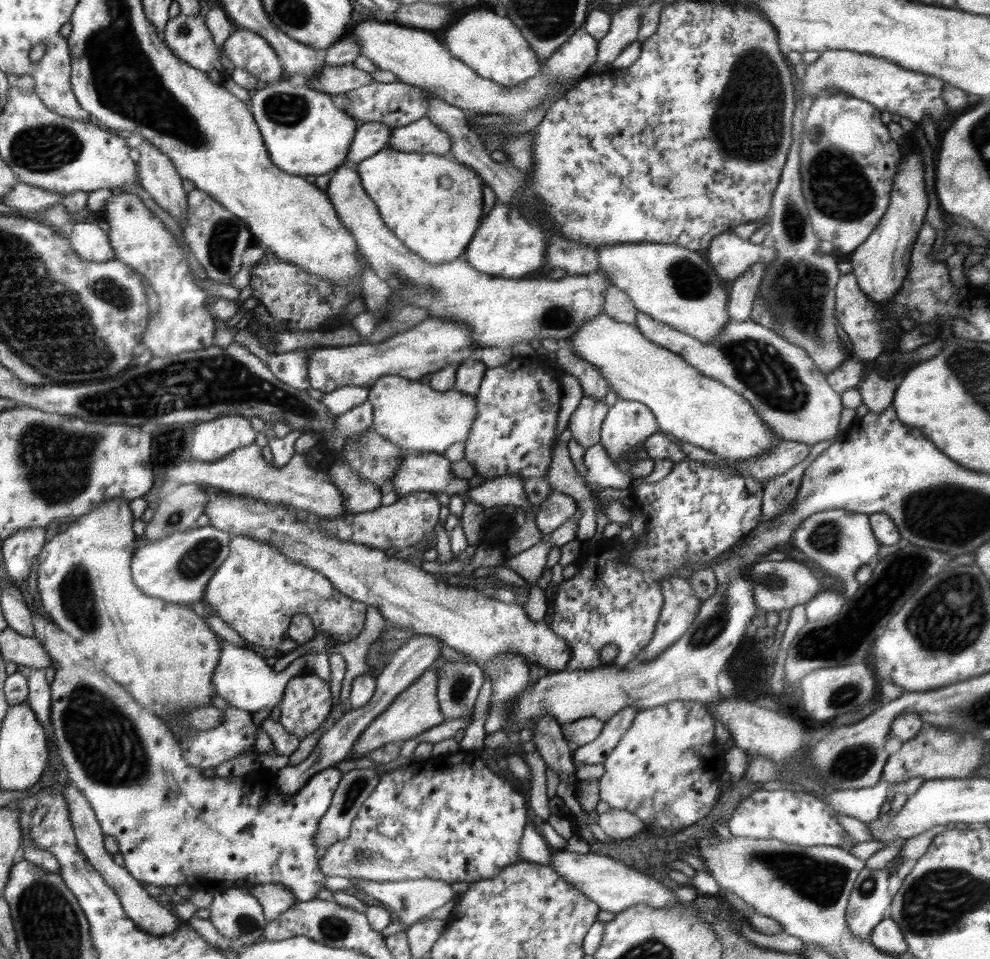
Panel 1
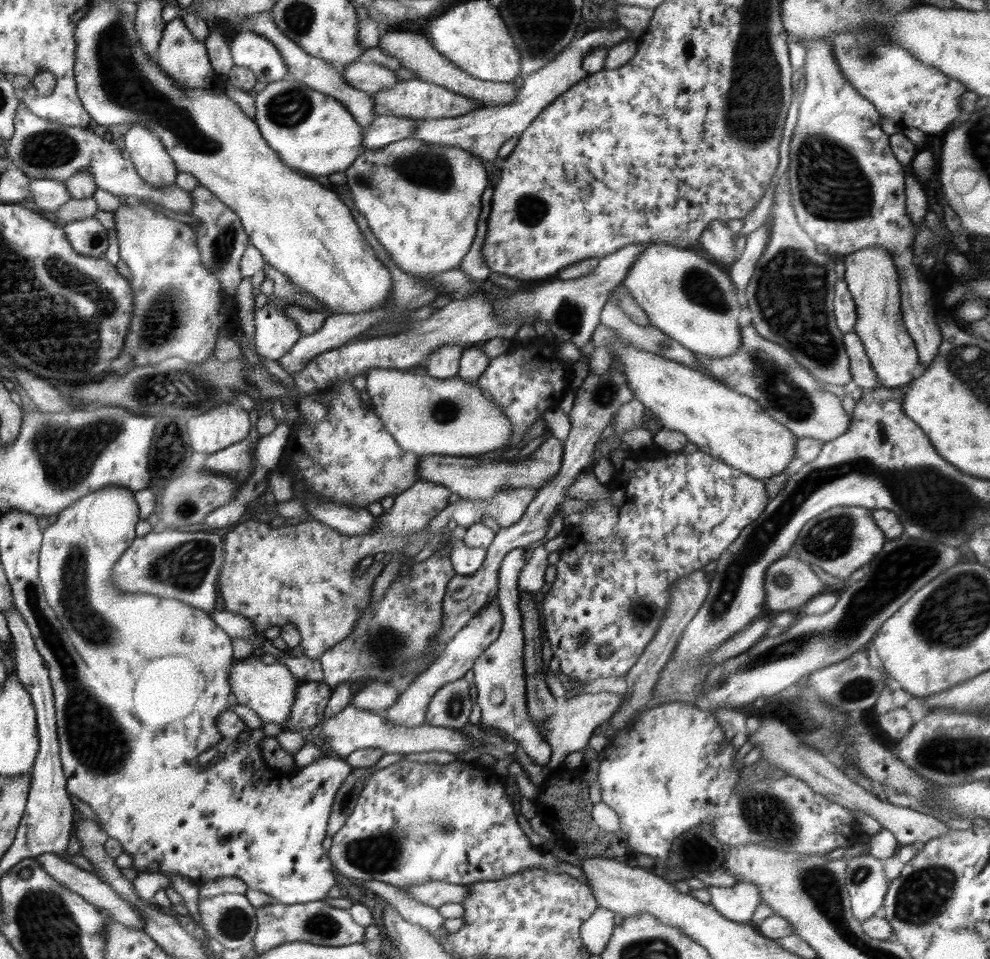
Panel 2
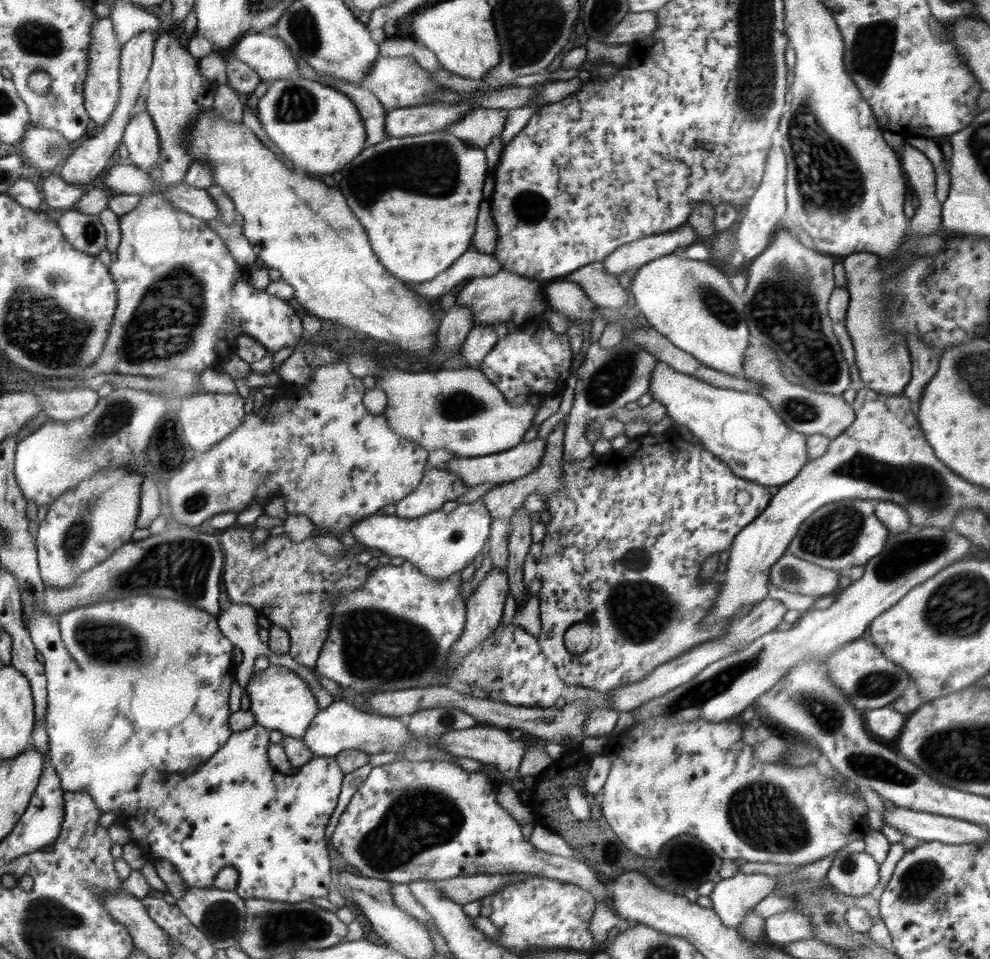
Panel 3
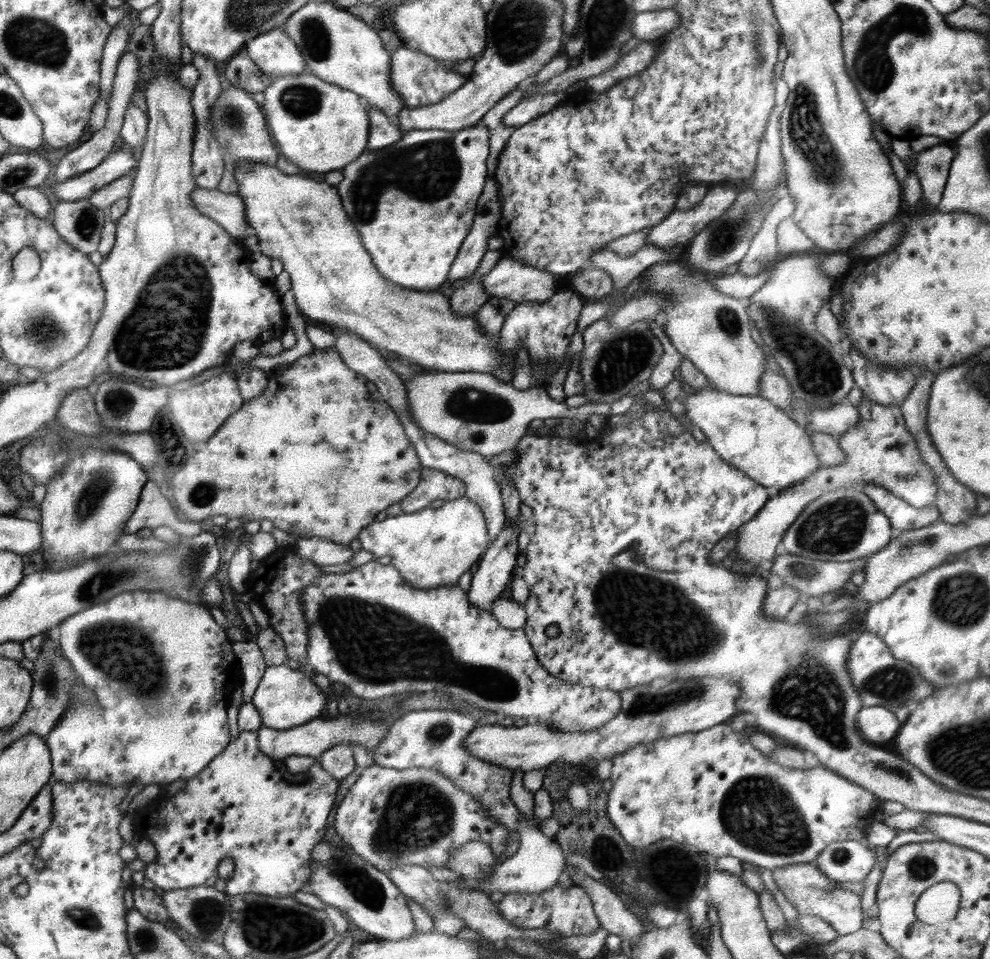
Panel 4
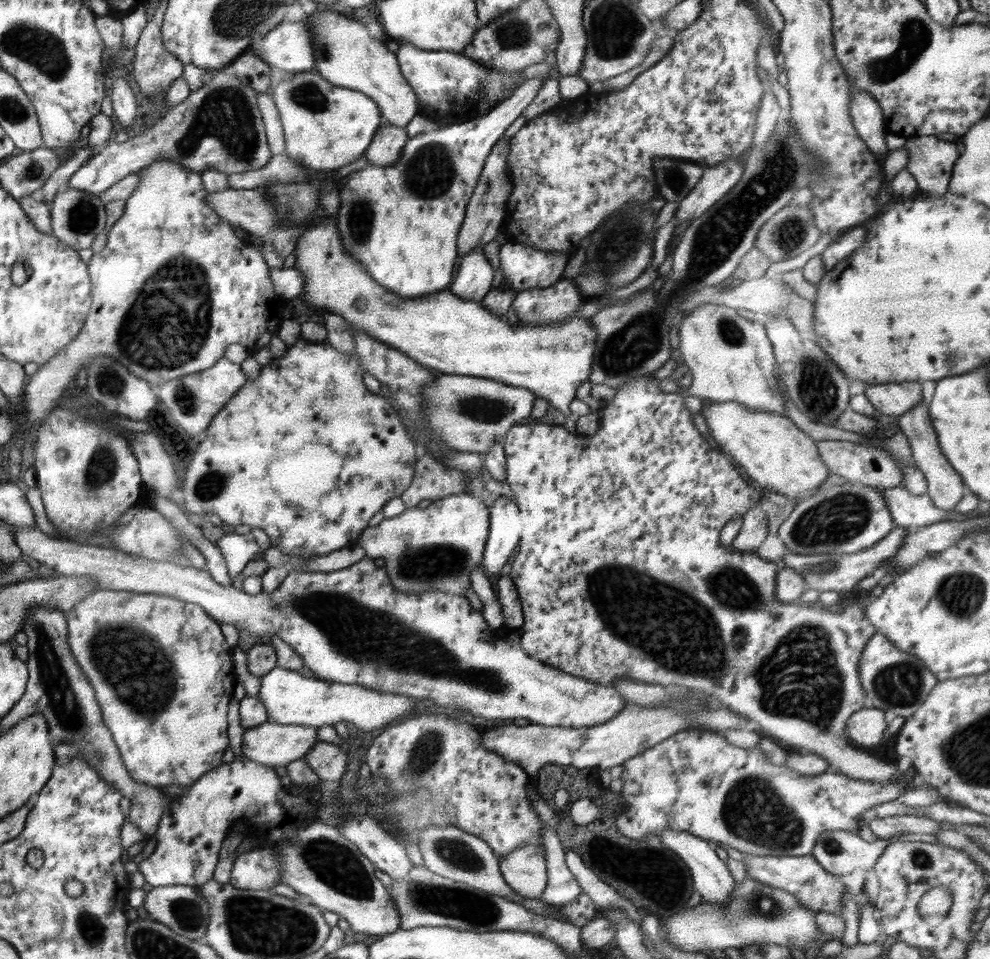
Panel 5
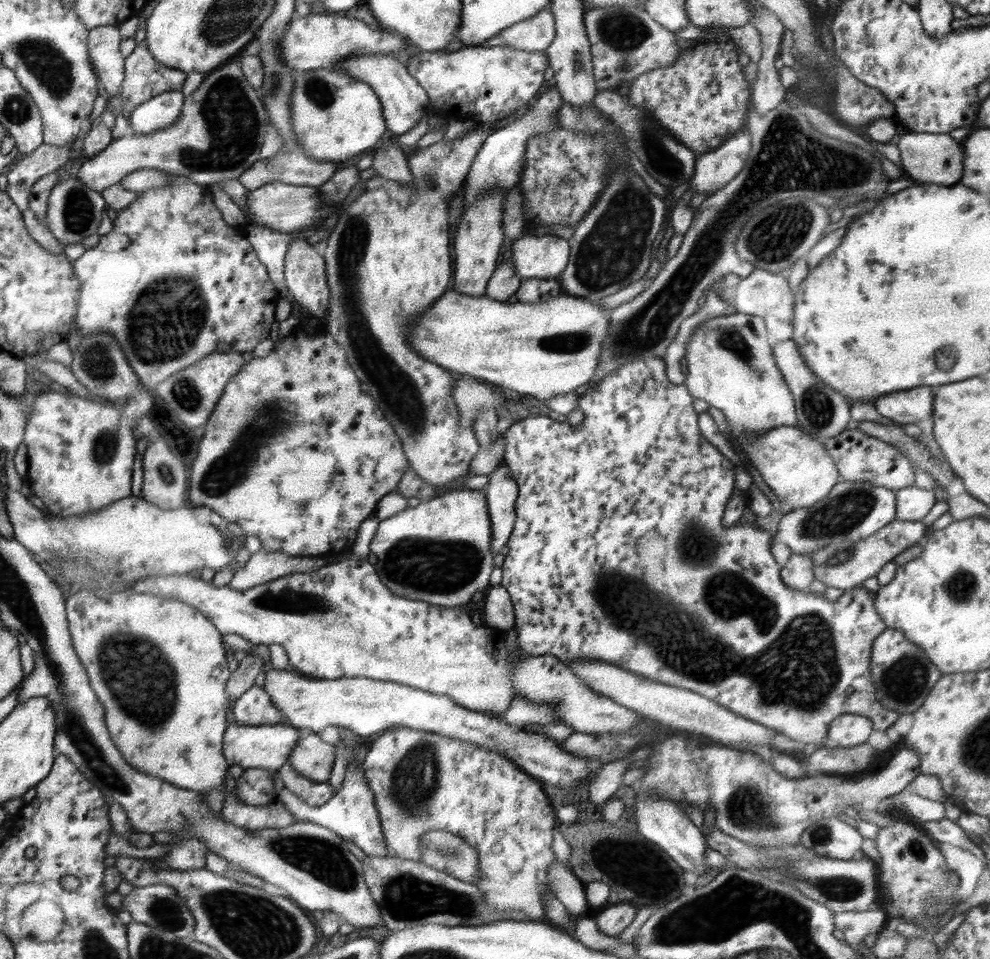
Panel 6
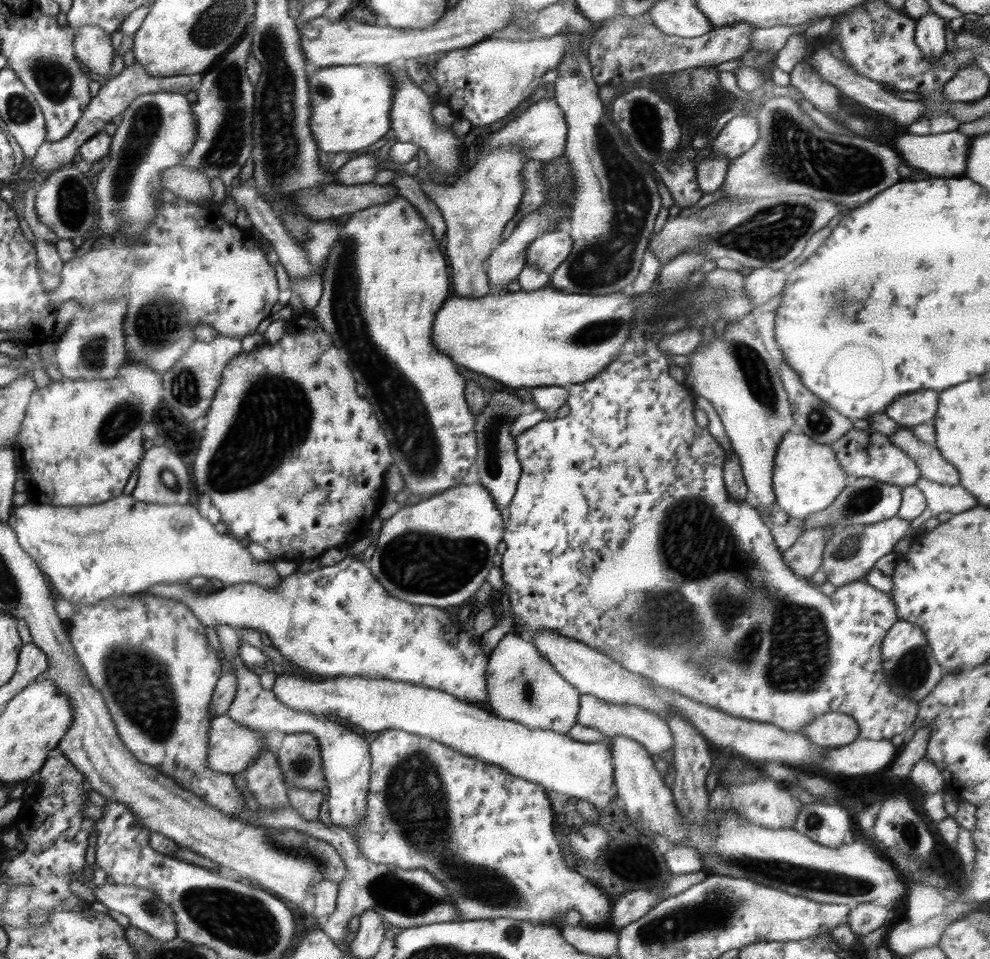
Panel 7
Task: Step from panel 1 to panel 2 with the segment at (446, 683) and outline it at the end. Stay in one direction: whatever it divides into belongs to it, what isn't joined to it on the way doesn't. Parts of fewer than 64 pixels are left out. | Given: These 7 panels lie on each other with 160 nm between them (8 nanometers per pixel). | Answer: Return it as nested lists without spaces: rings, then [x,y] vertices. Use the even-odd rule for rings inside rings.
[[[464,678],[441,686],[428,705],[426,724],[451,729],[468,724],[475,704],[473,689]]]

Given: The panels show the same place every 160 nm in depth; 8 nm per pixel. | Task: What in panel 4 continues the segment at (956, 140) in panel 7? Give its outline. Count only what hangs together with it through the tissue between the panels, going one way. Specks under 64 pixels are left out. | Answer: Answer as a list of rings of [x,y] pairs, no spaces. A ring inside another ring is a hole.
[[[949,143],[926,148],[916,155],[917,165],[914,172],[918,175],[923,197],[937,206],[941,201],[954,150]]]

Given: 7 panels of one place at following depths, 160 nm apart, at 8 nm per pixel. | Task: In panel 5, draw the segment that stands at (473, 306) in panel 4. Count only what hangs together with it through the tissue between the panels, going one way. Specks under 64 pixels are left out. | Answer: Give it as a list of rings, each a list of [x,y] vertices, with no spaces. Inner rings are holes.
[[[477,246],[463,256],[456,278],[449,284],[452,294],[462,300],[480,303],[490,292],[494,269],[485,254],[484,246]]]

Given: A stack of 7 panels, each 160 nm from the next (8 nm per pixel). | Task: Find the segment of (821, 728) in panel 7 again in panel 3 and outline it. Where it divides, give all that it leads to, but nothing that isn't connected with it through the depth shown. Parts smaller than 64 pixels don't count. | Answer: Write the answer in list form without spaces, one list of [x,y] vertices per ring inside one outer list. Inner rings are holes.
[[[892,705],[867,709],[862,714],[867,722],[867,728],[870,728],[873,734],[886,738],[886,740],[898,738],[908,717],[908,715],[898,712]]]

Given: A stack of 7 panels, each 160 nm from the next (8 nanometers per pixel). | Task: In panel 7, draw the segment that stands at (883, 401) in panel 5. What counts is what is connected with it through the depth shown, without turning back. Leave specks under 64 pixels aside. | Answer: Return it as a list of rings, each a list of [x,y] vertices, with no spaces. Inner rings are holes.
[[[928,389],[902,395],[886,408],[885,414],[904,428],[924,424],[937,414],[939,398],[936,392]]]

